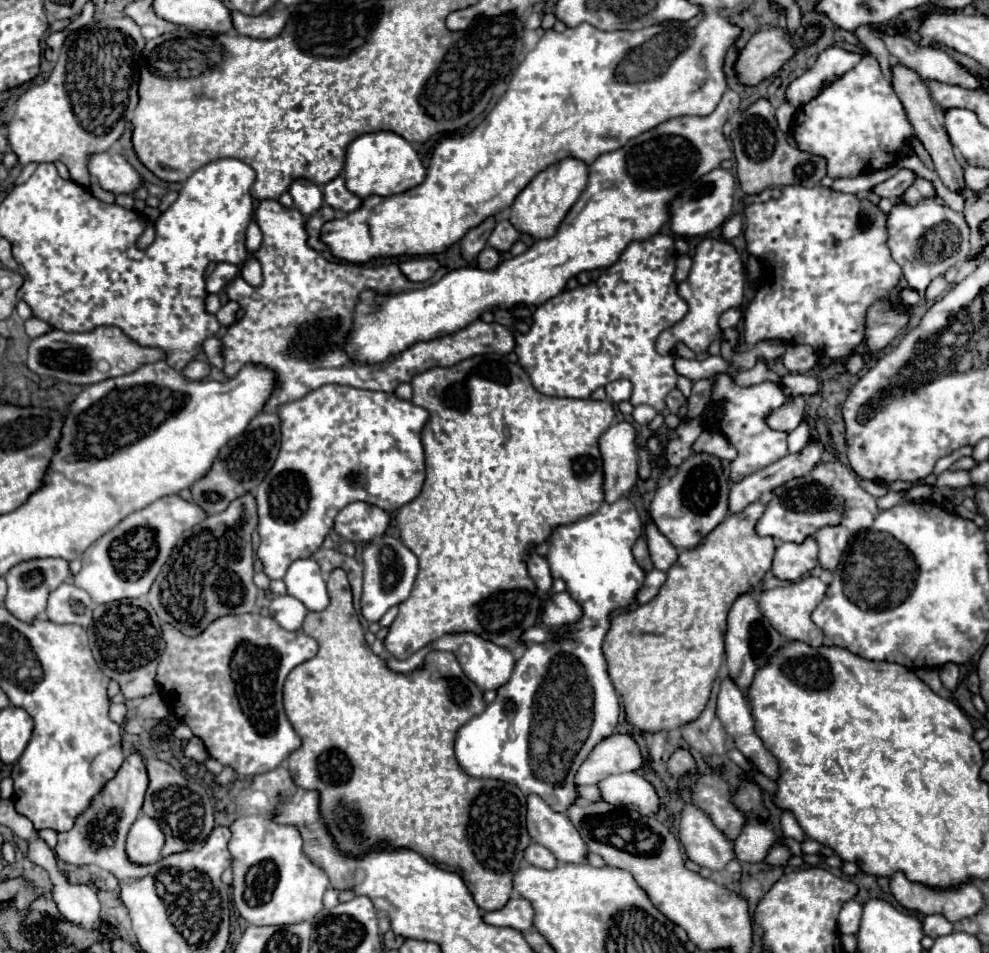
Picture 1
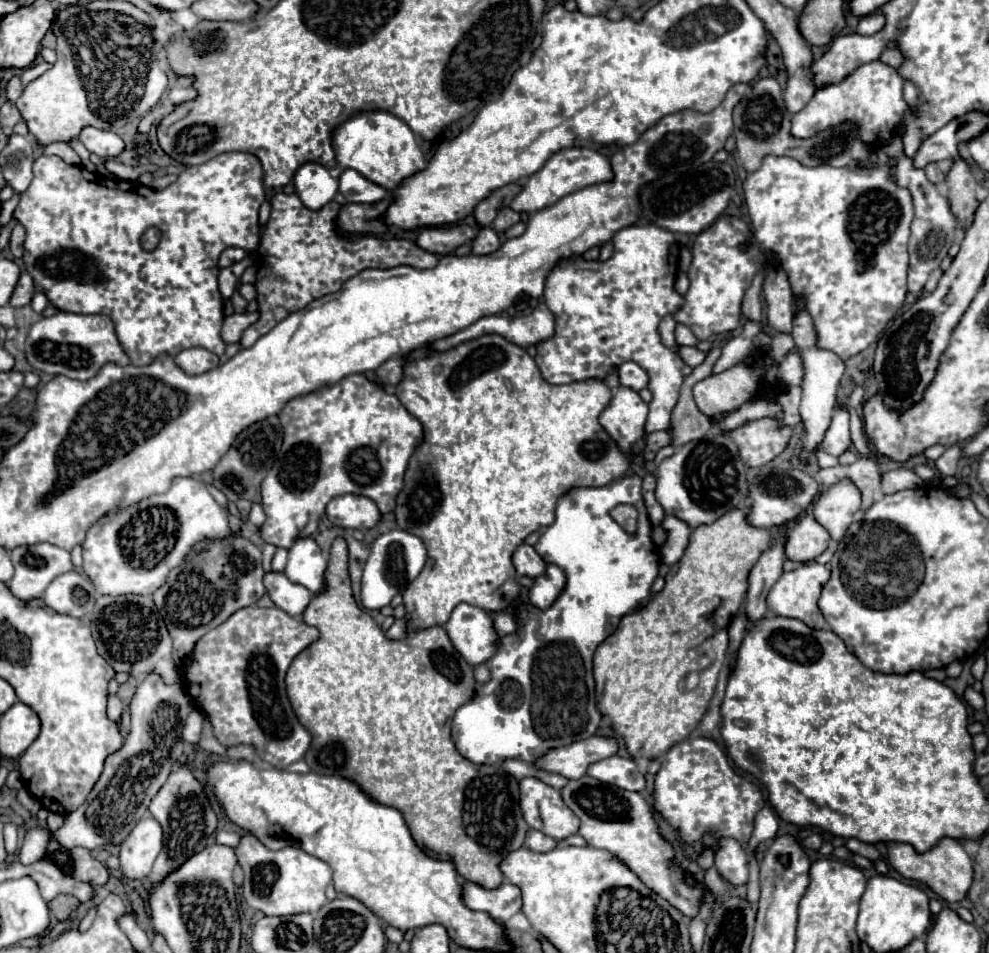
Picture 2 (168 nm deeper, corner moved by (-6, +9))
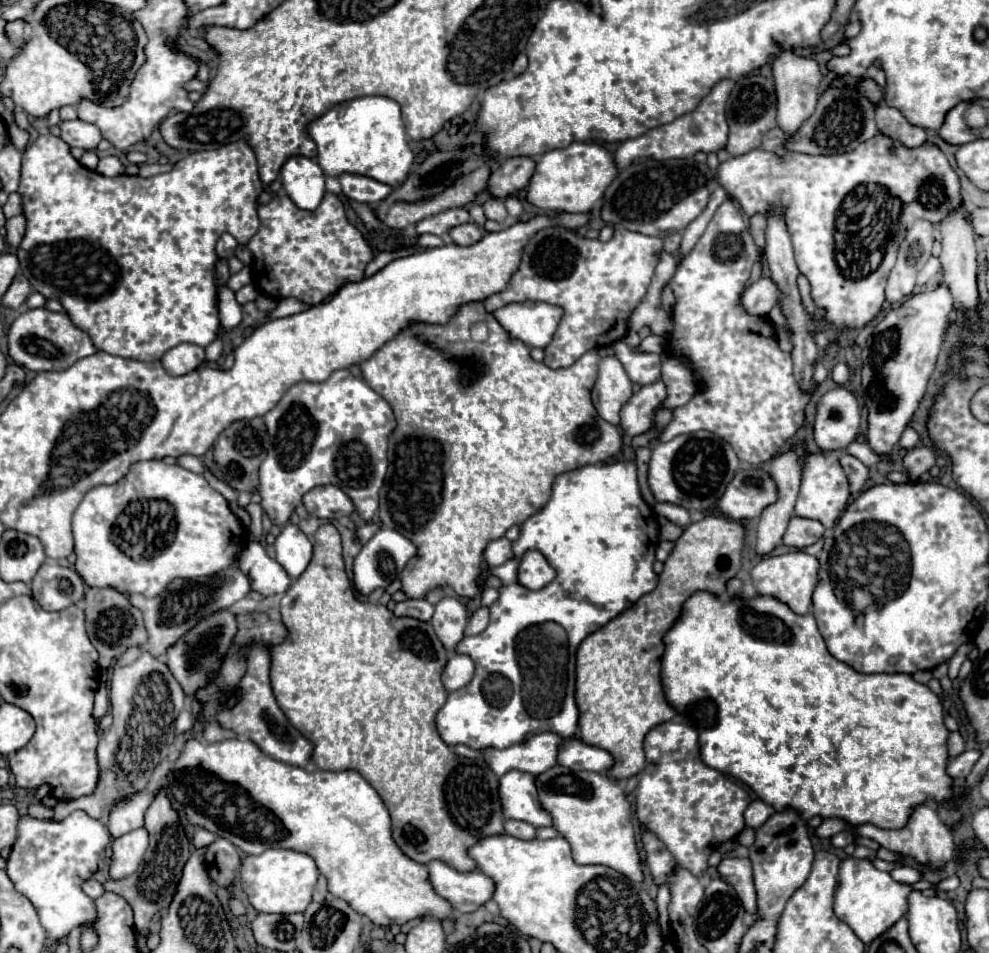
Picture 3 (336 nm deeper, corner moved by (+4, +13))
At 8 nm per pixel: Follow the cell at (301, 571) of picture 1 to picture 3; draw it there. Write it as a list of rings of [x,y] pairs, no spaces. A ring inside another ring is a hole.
[[[287,523],[275,539],[275,559],[283,565],[291,579],[297,579],[311,561],[313,545],[309,537],[297,527]]]

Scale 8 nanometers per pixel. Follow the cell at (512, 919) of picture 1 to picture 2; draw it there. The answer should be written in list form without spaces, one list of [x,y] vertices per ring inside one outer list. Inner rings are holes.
[[[505,881],[497,889],[483,889],[475,883],[463,883],[463,901],[473,911],[485,911],[495,921],[509,921],[509,917],[521,913],[523,899],[519,887]]]

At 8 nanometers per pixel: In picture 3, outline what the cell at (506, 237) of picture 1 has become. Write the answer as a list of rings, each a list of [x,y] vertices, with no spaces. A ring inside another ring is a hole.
[[[491,197],[483,203],[483,211],[485,211],[485,217],[487,219],[493,219],[493,221],[507,221],[507,209],[505,209],[505,201],[503,199],[497,199],[497,197]]]

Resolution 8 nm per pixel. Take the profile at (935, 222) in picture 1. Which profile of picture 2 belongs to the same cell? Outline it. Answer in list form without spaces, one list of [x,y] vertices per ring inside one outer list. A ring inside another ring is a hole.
[[[899,135],[895,139],[891,139],[889,143],[885,143],[883,151],[889,157],[897,157],[899,159],[899,163],[897,163],[897,183],[899,183],[899,187],[909,189],[911,197],[913,197],[915,217],[913,217],[913,223],[911,223],[911,237],[909,237],[909,257],[911,257],[911,263],[909,263],[907,283],[909,283],[909,291],[911,293],[919,293],[925,287],[925,283],[929,279],[929,273],[939,267],[939,263],[947,257],[947,251],[951,249],[951,245],[957,241],[957,233],[961,231],[961,223],[951,213],[951,203],[939,191],[939,187],[933,185],[925,177],[923,169],[915,169],[913,161],[903,155],[903,143],[901,143]]]

